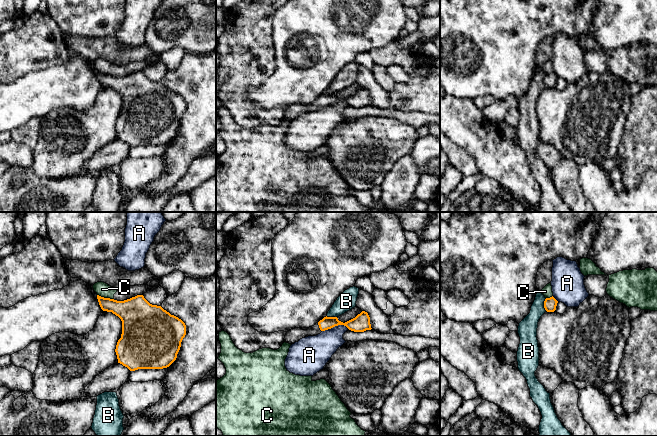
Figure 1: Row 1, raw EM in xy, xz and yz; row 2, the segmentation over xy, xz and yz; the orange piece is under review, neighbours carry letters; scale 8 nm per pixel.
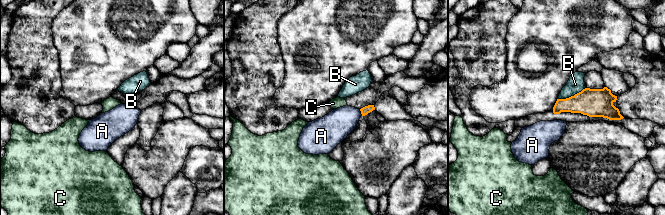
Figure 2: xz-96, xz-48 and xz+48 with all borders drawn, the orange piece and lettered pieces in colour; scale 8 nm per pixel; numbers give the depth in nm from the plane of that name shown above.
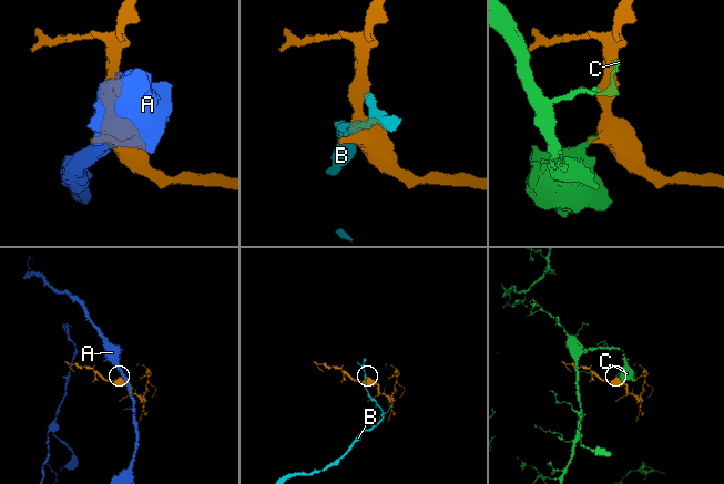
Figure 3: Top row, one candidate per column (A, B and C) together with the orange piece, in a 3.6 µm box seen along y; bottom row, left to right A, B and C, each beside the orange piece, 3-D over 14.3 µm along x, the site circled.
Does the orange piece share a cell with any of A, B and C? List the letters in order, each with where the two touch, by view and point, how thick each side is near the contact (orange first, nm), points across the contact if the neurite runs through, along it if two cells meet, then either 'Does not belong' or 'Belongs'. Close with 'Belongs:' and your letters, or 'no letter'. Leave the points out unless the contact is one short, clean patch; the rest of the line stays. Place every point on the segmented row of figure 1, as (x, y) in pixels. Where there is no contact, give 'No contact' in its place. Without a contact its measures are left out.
A: Touches orange at xz (335, 325). Thickness 140 nm (orange) against 240 nm. Boundary: xz (349, 329), (343, 325), (335, 325), (322, 331). Does not belong
B: Touches orange at yz (544, 304). Thickness 100 nm (orange) against 160 nm. Does not belong
C: Touches orange at xy (105, 298). Thickness 220 nm (orange) against 120 nm. Boundary: xy (97, 294), (113, 299). Does not belong
Belongs: no letter

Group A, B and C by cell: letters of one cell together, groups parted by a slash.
A / B / C

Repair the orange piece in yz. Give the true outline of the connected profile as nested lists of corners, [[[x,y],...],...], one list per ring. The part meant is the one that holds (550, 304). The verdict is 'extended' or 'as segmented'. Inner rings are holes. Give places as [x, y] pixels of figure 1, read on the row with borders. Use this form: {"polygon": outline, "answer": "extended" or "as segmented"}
{"polygon": [[[552,296],[550,298],[546,298],[544,301],[544,308],[547,312],[554,312],[556,310],[558,301]]], "answer": "as segmented"}

